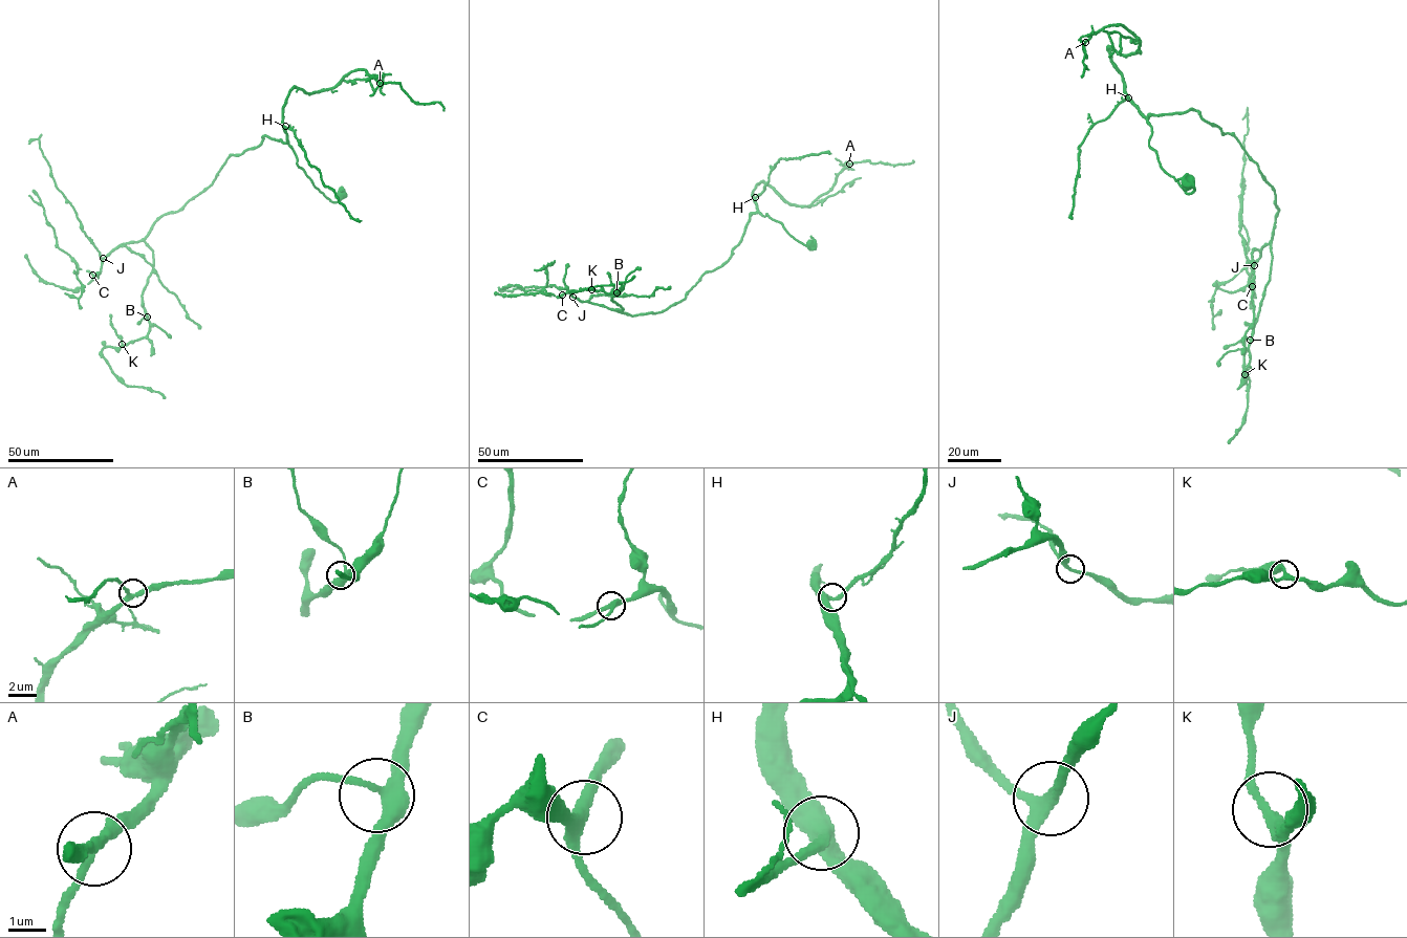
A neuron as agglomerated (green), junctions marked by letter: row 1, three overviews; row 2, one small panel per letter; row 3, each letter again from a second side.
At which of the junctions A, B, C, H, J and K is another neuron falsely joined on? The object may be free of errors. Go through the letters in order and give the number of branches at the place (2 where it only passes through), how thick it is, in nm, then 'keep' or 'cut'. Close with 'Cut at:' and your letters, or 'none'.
A: 3 branches meet; 280 nm thick; keep
B: 3 branches meet; 400 nm thick; keep
C: 3 branches meet; 320 nm thick; keep
H: 3 branches meet; 360 nm thick; keep
J: 3 branches meet; 240 nm thick; keep
K: 3 branches meet; 280 nm thick; keep
Cut at: none

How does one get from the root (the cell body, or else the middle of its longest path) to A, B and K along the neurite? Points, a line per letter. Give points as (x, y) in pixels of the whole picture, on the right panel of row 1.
A: (1187, 183), (1190, 193), (1161, 167), (1111, 61), (1109, 48), (1130, 55), (1139, 40), (1110, 25), (1085, 42)
B: (1187, 183), (1190, 193), (1149, 145), (1149, 116), (1196, 110), (1236, 139), (1274, 189), (1270, 280), (1250, 340)
K: (1187, 183), (1190, 193), (1149, 145), (1149, 116), (1196, 110), (1236, 139), (1274, 189), (1270, 280), (1245, 374)

